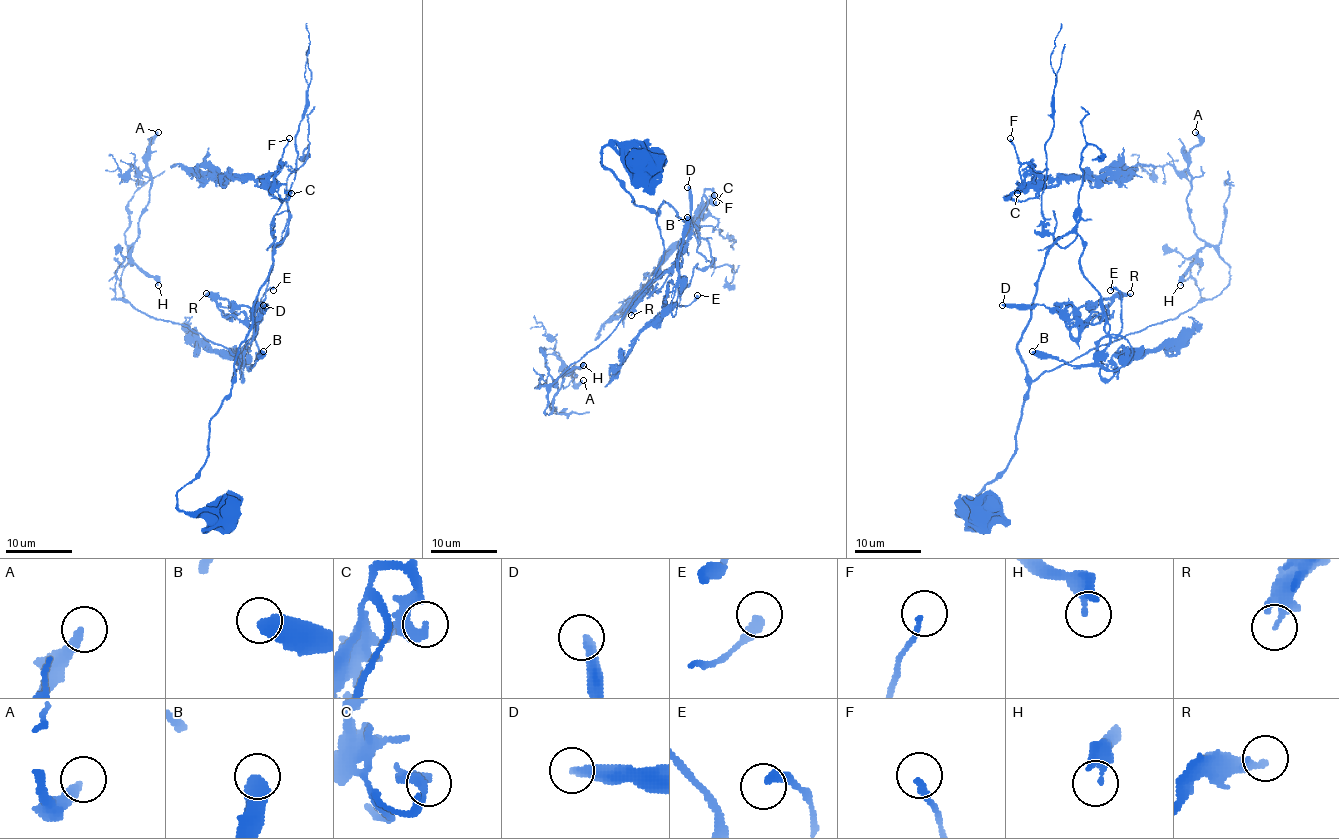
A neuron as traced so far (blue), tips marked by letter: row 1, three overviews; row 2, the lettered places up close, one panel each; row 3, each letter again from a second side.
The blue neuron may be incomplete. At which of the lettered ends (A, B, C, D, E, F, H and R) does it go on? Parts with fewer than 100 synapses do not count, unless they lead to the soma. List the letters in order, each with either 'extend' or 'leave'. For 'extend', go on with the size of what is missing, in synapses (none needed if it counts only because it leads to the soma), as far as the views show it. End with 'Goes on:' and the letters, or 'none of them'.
A: leave
B: leave
C: leave
D: leave
E: extend | 100 syn
F: leave
H: leave
R: leave
Goes on: E

